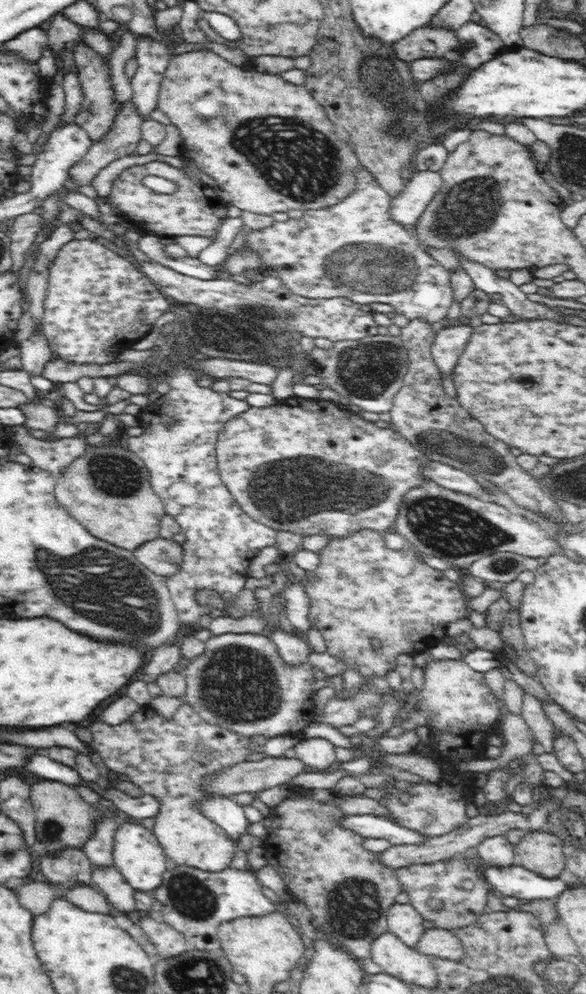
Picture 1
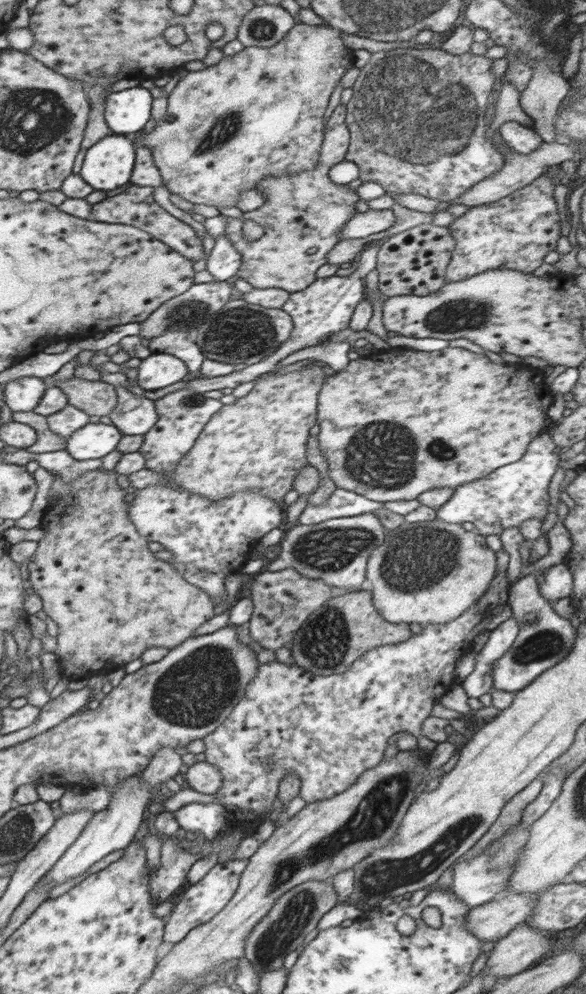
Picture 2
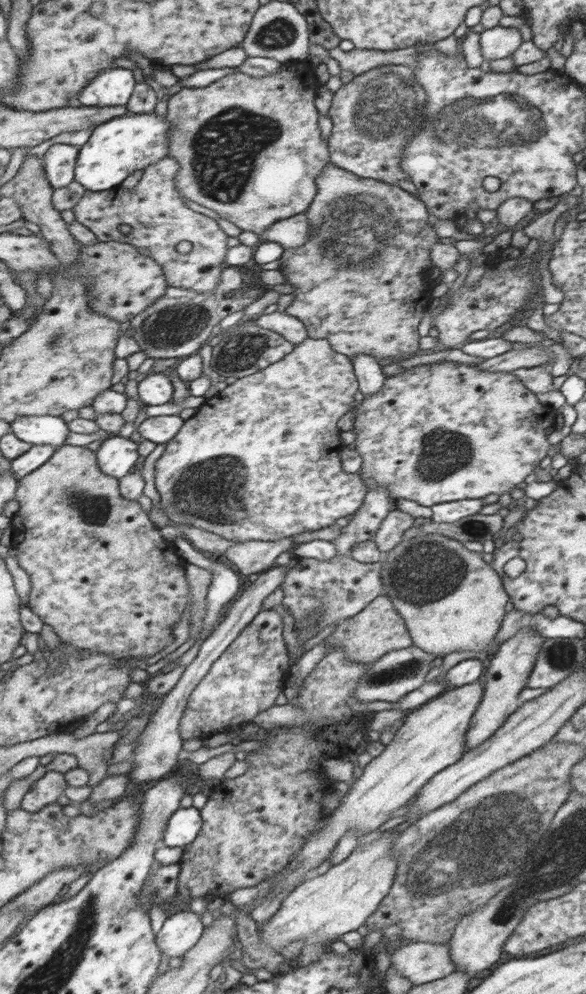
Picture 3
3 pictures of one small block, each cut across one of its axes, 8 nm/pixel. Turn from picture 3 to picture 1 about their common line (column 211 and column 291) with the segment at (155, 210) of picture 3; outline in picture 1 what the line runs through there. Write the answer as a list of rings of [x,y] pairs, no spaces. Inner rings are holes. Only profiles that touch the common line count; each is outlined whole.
[[[364,166],[357,168],[355,172],[357,183],[354,192],[350,196],[343,198],[341,202],[335,205],[326,206],[319,209],[306,209],[300,219],[289,218],[285,222],[274,221],[273,224],[266,224],[266,228],[250,228],[250,234],[246,236],[246,244],[258,252],[261,260],[261,266],[266,270],[272,270],[273,276],[282,280],[291,291],[306,299],[314,298],[348,298],[352,302],[358,304],[374,304],[374,302],[382,302],[382,304],[390,304],[395,311],[402,316],[406,316],[408,320],[418,320],[418,322],[426,322],[428,326],[433,328],[442,328],[442,320],[446,320],[446,314],[450,304],[453,302],[453,289],[451,288],[450,272],[443,267],[443,262],[436,259],[432,254],[423,250],[422,244],[419,242],[418,235],[414,228],[406,228],[406,224],[396,223],[392,215],[390,215],[390,204],[394,201],[391,194],[383,189],[383,186],[375,179],[374,173],[368,171]]]

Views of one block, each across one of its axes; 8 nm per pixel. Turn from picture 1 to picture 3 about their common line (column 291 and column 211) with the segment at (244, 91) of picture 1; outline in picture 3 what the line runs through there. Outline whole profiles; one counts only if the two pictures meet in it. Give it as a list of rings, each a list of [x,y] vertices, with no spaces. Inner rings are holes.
[[[305,60],[282,63],[277,72],[263,78],[256,78],[249,76],[247,73],[236,72],[236,74],[228,74],[228,76],[220,78],[220,80],[214,82],[214,84],[210,84],[210,86],[206,86],[206,88],[182,88],[180,92],[171,96],[169,101],[166,101],[168,109],[166,118],[168,122],[171,122],[171,129],[168,131],[171,138],[171,154],[169,156],[178,160],[181,165],[179,174],[176,177],[176,188],[188,200],[214,210],[221,218],[230,220],[242,231],[254,232],[257,235],[264,234],[266,228],[270,228],[270,224],[274,224],[278,220],[284,220],[295,214],[306,212],[317,194],[316,176],[324,170],[326,164],[331,163],[327,141],[322,138],[318,126],[319,111],[315,106],[315,101],[319,92],[319,86],[320,84],[315,77],[313,66]]]

